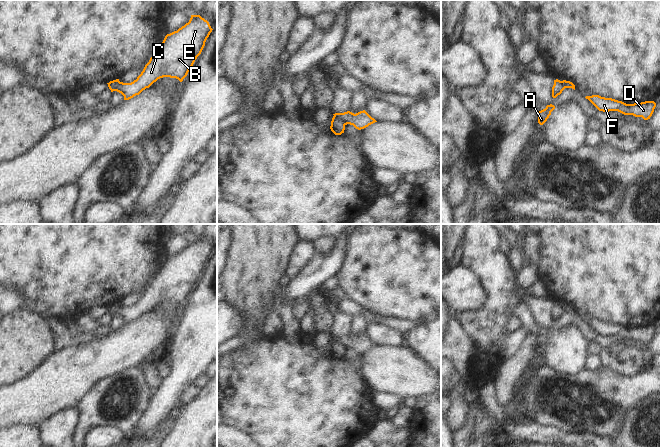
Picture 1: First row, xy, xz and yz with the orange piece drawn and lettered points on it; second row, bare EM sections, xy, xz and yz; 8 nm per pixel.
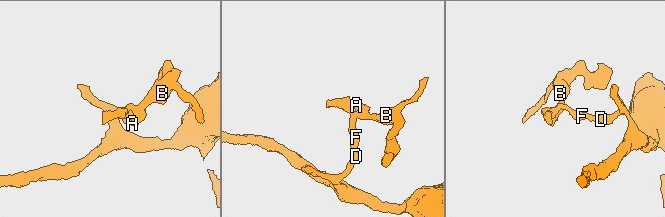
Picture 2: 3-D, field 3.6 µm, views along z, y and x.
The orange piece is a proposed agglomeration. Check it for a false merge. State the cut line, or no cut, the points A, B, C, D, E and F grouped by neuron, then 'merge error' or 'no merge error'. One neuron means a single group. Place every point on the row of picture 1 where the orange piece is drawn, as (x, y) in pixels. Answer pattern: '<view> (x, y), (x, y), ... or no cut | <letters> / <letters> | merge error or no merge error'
xz (334, 115), (345, 124) | A B C E / D F | merge error

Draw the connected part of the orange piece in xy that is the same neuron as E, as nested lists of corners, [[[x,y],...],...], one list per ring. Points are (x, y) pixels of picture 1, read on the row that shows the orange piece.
[[[191,15],[188,23],[165,36],[136,80],[120,82],[111,92],[117,91],[124,96],[124,100],[129,100],[160,78],[176,78],[182,82],[201,54],[212,30],[207,20],[200,15]]]

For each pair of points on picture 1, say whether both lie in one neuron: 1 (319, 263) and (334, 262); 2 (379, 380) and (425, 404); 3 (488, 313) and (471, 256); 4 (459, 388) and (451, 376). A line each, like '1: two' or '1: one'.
1: one
2: two
3: one
4: two

